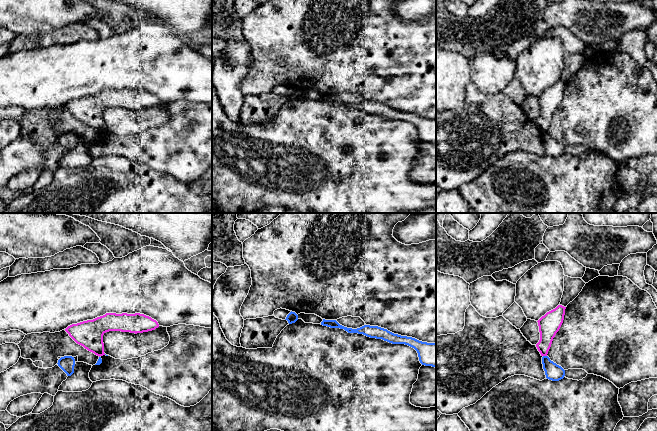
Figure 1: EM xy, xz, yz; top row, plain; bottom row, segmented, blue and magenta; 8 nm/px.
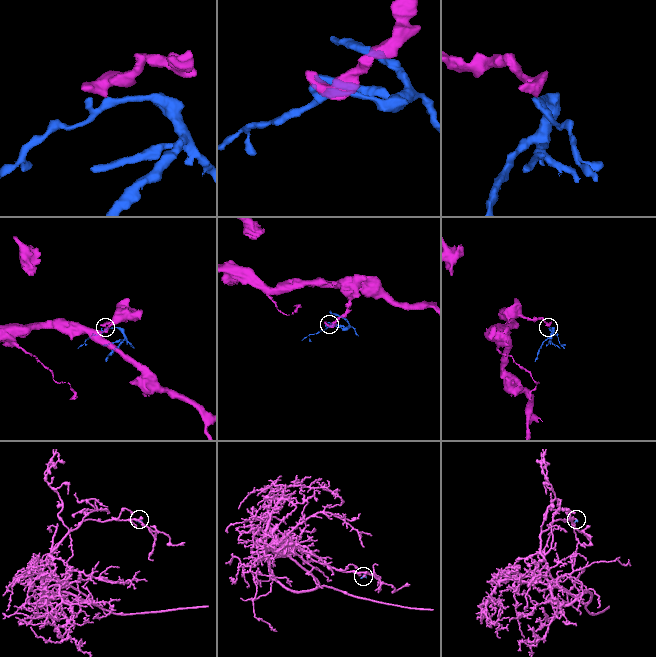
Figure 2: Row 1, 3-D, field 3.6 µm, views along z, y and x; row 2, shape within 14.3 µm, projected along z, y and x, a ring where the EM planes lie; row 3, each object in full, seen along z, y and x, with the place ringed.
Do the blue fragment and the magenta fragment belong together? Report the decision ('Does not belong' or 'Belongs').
Does not belong

